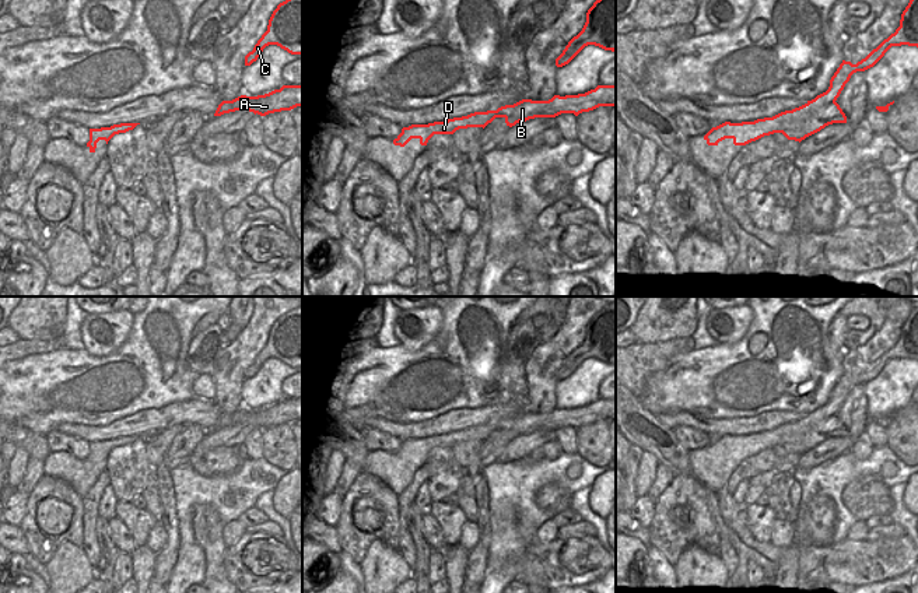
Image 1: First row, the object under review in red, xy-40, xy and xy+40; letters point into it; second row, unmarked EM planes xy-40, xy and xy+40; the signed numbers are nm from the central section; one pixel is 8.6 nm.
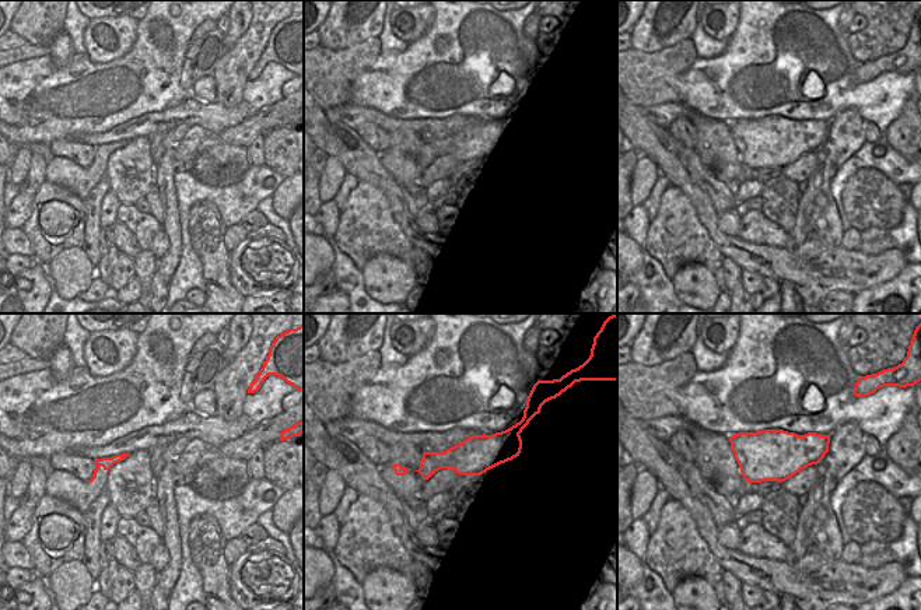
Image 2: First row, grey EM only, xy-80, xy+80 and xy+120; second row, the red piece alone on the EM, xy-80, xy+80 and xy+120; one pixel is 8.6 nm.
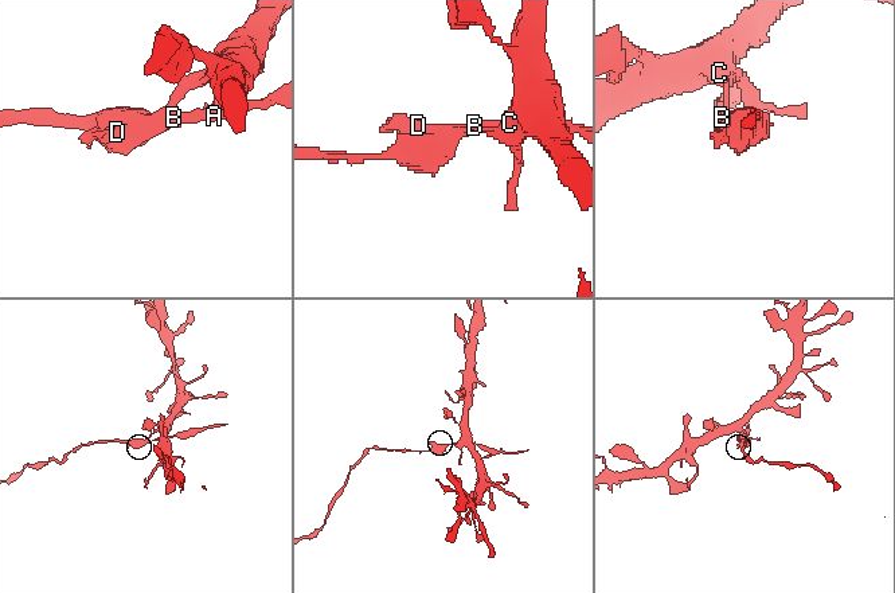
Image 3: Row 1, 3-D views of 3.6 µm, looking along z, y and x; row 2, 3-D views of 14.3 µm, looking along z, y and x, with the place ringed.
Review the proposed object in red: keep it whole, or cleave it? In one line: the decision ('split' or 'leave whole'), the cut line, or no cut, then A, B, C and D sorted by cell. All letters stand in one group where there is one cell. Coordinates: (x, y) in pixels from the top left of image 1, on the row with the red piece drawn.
split | xy+40 (834, 101), (820, 106), (809, 106), (806, 104) | A B D / C

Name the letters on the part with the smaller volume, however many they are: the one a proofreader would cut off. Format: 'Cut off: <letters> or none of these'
Cut off: A, B, D

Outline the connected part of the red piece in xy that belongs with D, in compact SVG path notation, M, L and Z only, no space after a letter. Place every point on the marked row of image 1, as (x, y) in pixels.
M598 85L595 90L578 95L554 95L549 101L522 99L497 110L474 112L467 116L428 124L411 124L402 129L393 144L404 147L411 138L418 138L421 145L427 145L434 134L453 134L456 130L467 127L484 129L495 117L504 117L507 126L512 127L519 122L535 117L556 117L561 113L578 116L599 106L616 106L616 85Z

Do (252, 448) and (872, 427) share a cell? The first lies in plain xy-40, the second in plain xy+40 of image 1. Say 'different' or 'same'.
same

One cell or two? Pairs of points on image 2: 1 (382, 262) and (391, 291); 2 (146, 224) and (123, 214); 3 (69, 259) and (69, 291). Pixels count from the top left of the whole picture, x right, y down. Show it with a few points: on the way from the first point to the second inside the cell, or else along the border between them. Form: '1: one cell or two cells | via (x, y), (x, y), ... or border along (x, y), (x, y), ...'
1: one cell | via (382, 269), (388, 284)
2: one cell | via (140, 224), (136, 225), (128, 220)
3: one cell | via (69, 267), (69, 283)

